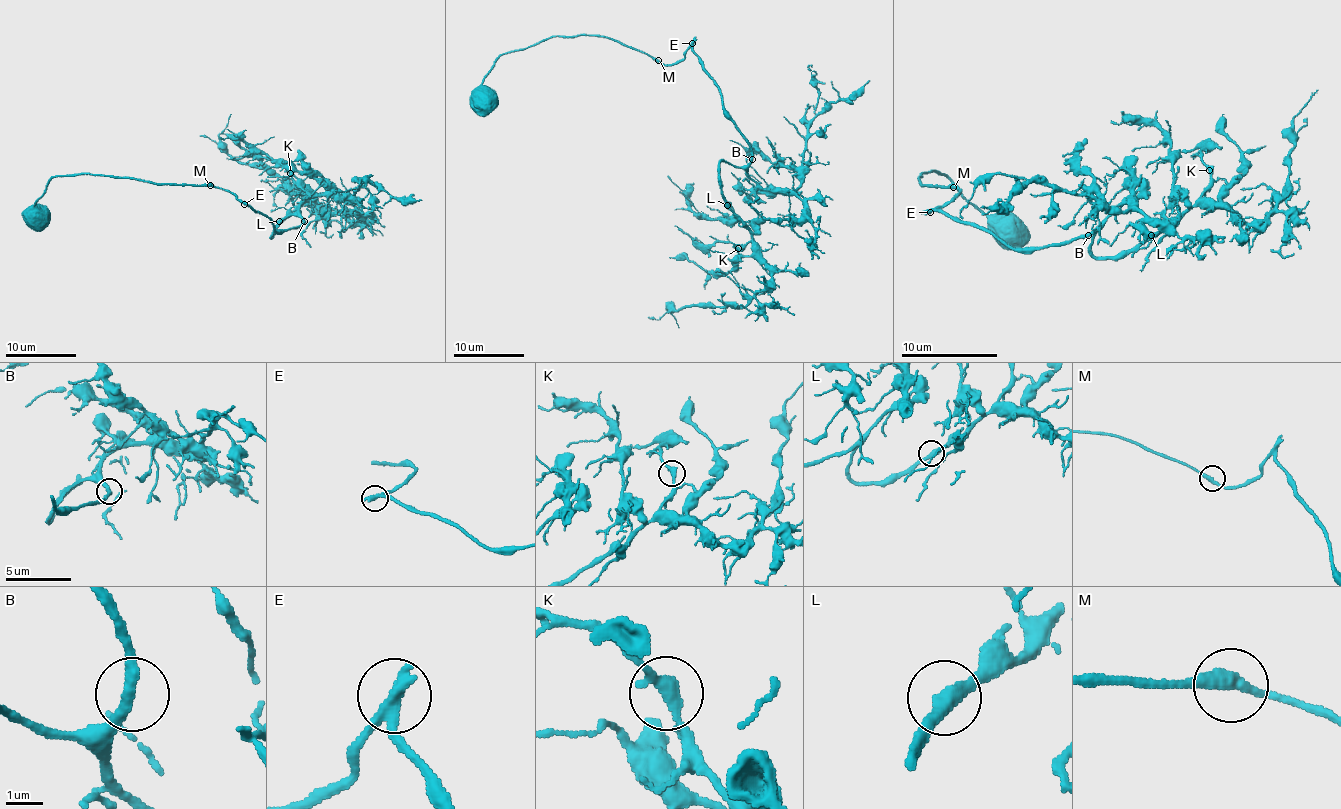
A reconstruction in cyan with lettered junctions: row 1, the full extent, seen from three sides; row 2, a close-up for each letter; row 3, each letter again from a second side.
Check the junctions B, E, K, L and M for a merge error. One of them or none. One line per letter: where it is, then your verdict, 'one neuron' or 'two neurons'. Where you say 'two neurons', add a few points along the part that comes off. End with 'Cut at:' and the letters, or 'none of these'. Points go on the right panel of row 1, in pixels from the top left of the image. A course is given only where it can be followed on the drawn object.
B: at (1088, 235); one neuron
E: at (930, 212); one neuron
K: at (1209, 170); one neuron
L: at (1151, 235); one neuron
M: at (953, 187); one neuron
Cut at: none of these

